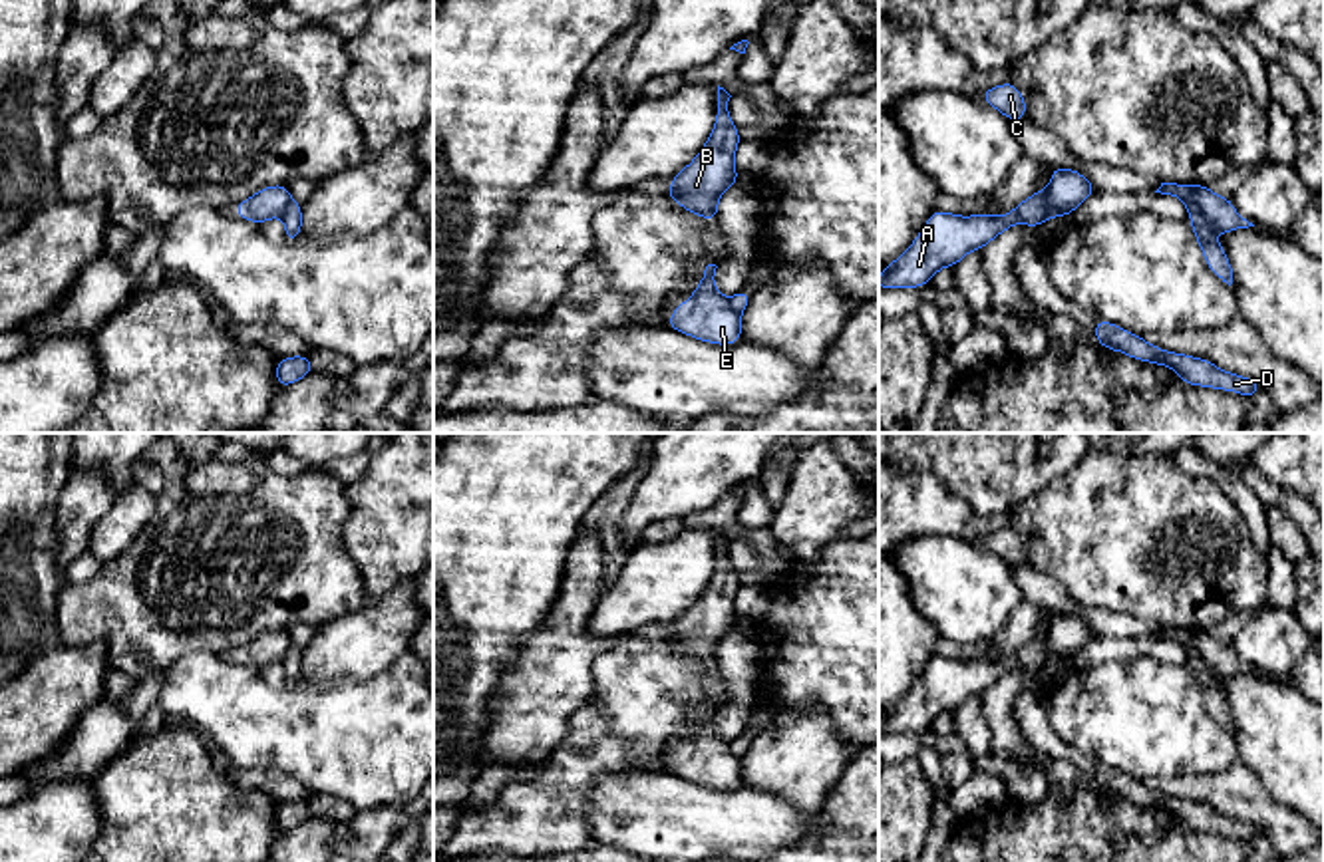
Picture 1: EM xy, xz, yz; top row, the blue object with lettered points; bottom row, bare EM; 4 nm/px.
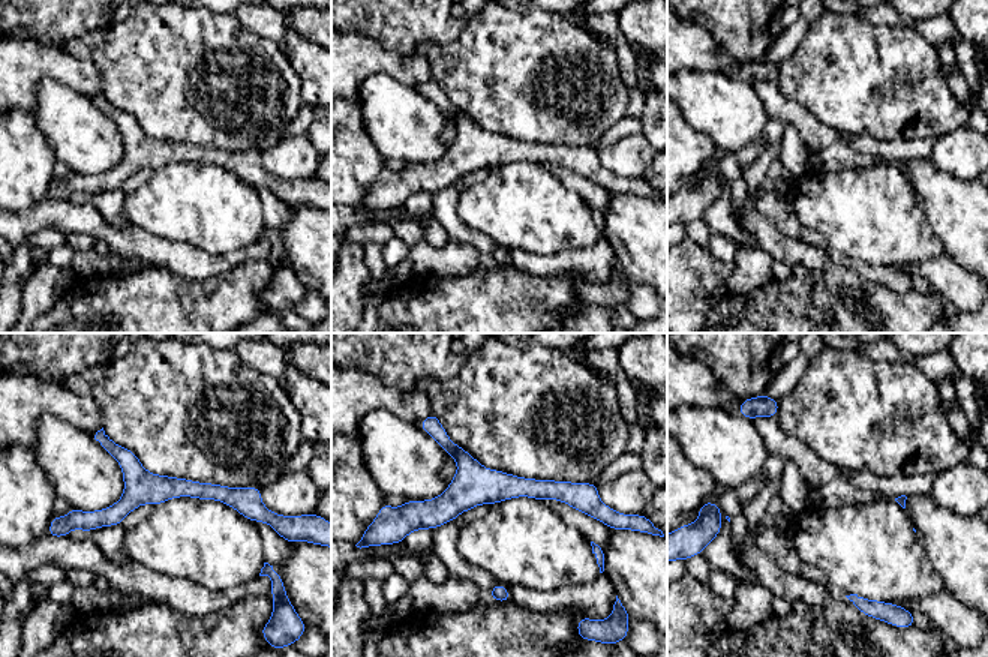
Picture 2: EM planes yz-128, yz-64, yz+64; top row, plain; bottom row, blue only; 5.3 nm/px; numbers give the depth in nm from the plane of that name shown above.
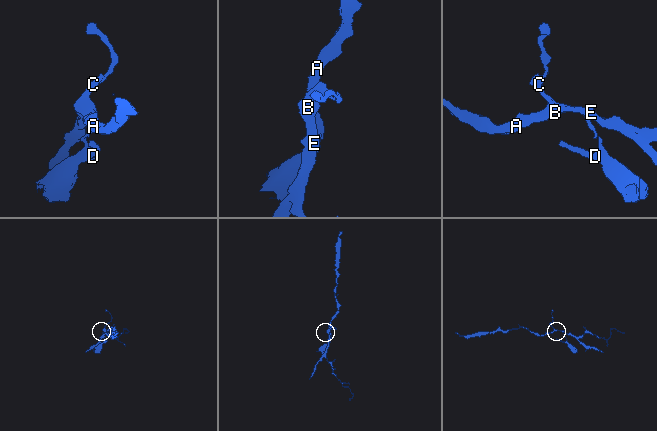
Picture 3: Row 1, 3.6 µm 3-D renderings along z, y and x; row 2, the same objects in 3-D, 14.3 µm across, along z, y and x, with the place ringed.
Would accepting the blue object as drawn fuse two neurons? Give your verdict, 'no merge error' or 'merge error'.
merge error

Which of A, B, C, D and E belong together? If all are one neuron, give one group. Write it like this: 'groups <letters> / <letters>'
groups A B C E / D

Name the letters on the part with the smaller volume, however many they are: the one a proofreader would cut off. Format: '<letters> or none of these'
D

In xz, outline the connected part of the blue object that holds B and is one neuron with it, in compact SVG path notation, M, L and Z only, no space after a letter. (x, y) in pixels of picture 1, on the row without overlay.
M718 530L714 574L692 608L670 622L672 630L666 636L678 651L704 665L718 663L720 642L742 624L734 610L734 600L742 584L728 556L730 542L732 540Z

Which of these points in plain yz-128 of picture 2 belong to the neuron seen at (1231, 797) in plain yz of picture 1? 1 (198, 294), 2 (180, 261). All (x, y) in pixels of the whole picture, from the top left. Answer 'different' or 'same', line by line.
1: different
2: same

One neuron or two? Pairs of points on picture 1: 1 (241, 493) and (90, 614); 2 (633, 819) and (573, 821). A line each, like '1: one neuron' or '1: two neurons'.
1: one neuron
2: two neurons

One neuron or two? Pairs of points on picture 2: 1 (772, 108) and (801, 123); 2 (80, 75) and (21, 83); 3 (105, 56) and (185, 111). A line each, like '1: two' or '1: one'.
1: one
2: one
3: one

